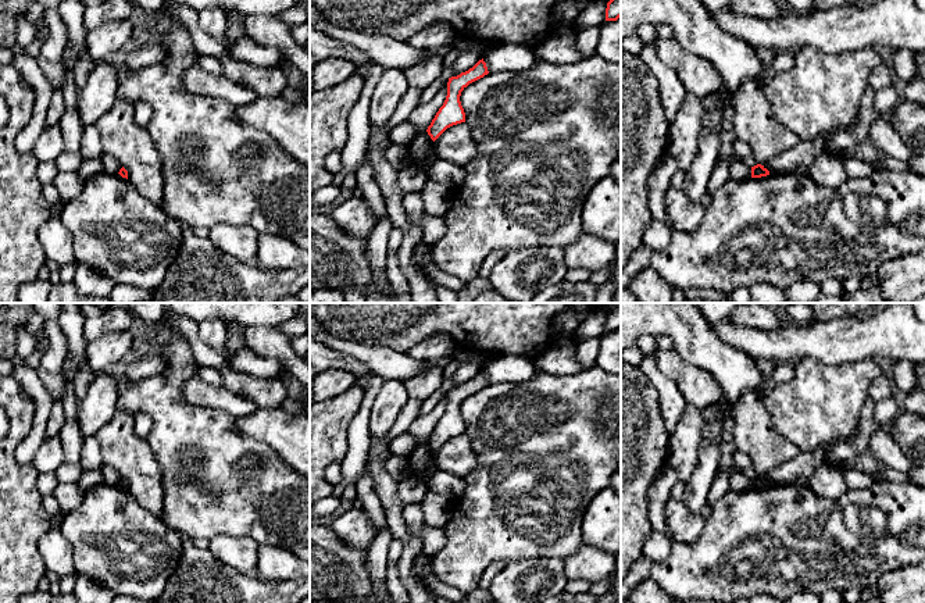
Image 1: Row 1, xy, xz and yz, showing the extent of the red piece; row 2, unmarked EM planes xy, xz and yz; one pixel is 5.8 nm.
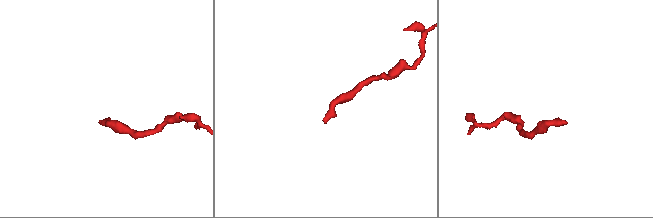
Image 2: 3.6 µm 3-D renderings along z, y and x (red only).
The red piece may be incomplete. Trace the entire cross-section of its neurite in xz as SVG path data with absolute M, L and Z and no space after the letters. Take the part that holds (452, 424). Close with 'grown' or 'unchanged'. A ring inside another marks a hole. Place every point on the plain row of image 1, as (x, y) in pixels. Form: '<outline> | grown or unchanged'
M479 371L472 379L457 388L449 389L447 407L436 424L426 443L435 453L447 439L465 433L465 424L460 413L461 403L472 393L488 386L486 374Z | unchanged

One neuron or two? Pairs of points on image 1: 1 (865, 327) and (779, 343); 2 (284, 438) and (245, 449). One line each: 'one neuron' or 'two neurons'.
1: one neuron
2: two neurons

